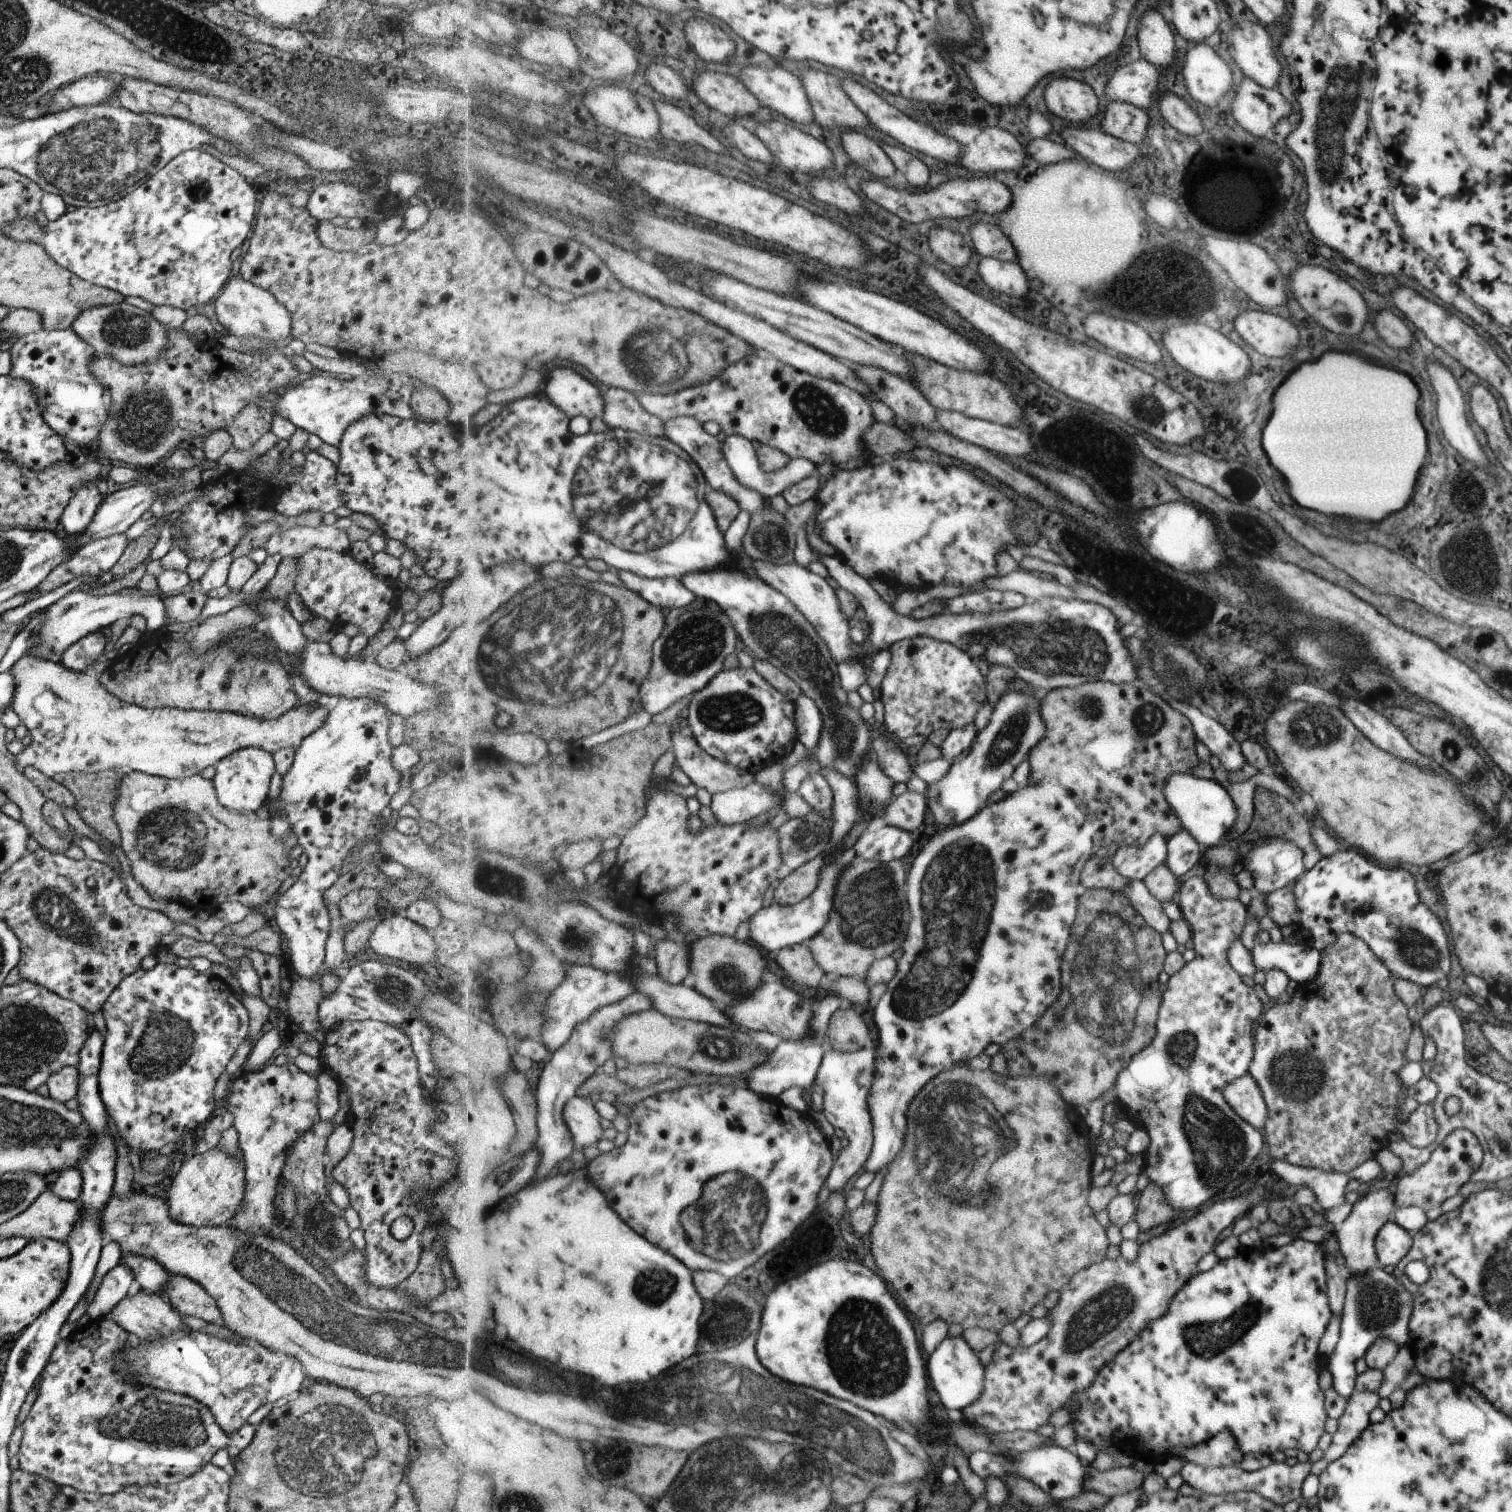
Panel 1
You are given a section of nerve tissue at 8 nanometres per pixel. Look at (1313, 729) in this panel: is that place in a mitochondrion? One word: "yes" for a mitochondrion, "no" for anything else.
yes

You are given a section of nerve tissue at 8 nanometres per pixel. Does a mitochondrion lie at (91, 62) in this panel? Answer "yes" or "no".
no

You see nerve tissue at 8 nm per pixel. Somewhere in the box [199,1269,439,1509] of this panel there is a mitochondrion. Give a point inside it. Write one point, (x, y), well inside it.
(329, 1444)

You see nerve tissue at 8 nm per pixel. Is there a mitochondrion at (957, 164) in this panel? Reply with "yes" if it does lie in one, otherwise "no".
no

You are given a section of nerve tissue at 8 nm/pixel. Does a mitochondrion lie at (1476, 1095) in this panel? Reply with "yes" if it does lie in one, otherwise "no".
yes

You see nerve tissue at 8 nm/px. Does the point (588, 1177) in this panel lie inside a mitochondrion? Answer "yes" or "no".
no

